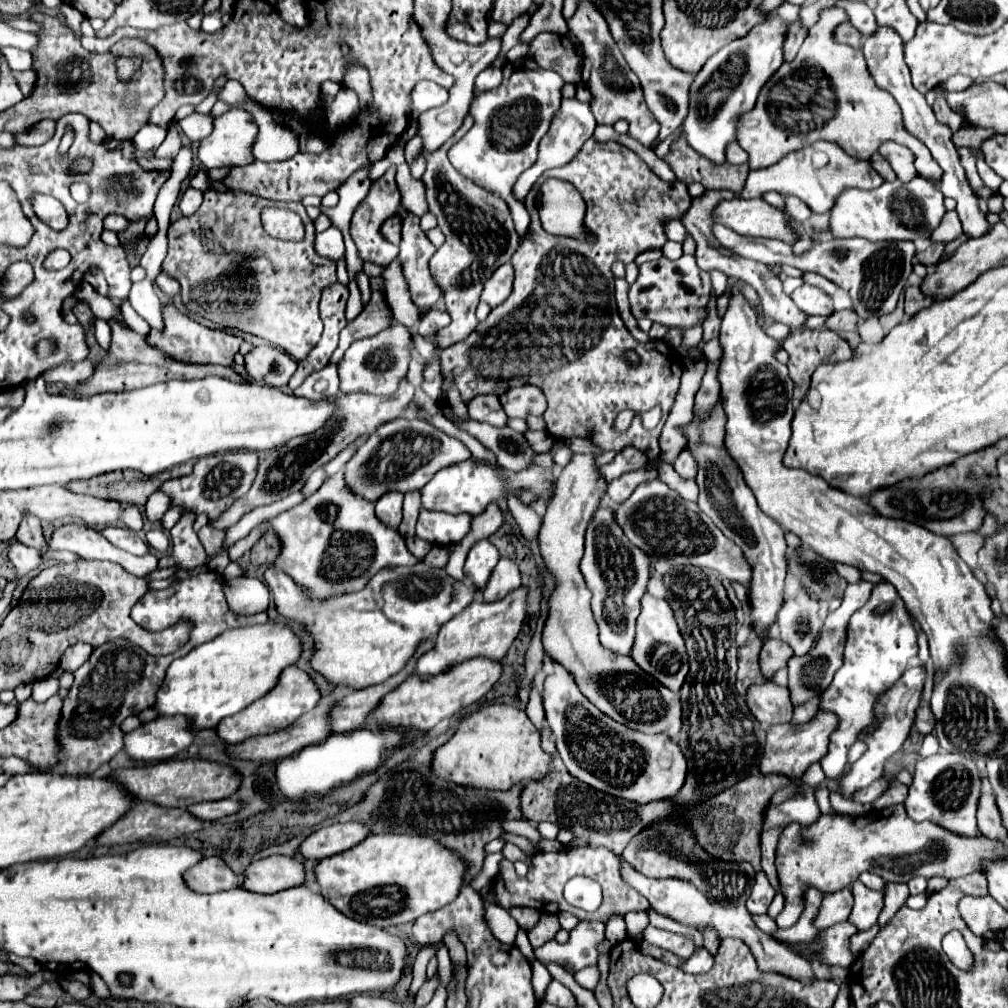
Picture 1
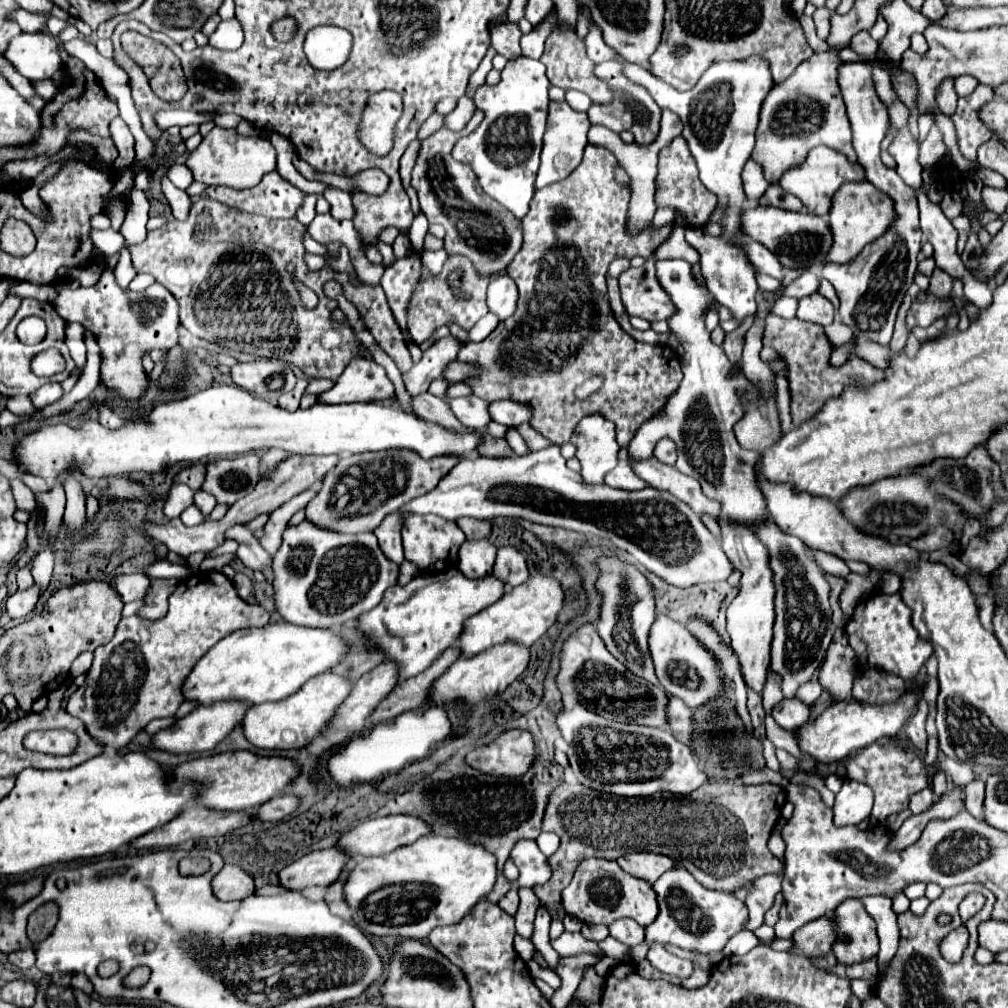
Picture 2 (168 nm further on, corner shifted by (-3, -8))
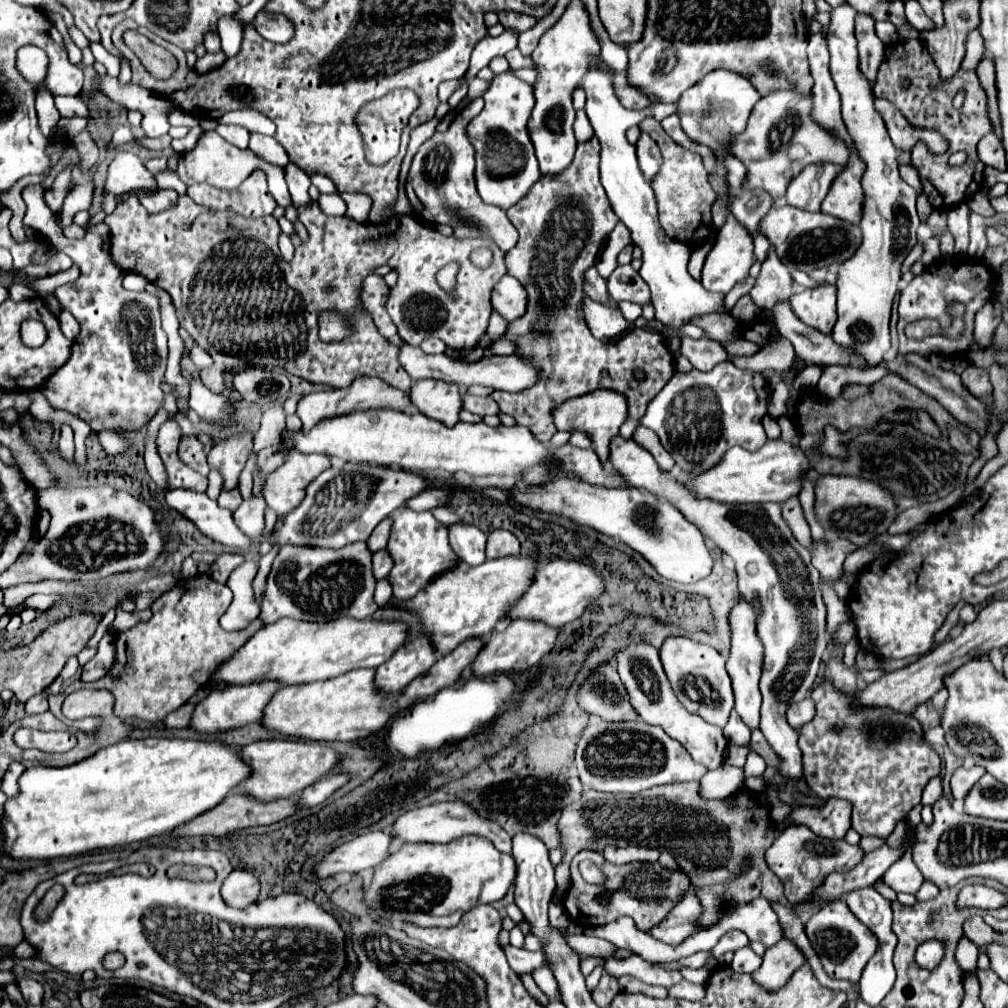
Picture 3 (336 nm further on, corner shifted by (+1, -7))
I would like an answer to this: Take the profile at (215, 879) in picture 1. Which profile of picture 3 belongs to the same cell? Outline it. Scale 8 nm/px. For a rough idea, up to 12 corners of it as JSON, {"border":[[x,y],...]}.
{"border":[[234,869],[220,895],[230,907],[246,907],[260,893],[258,879]]}

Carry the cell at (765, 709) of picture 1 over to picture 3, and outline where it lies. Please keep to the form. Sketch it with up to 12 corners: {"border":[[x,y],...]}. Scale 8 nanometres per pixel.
{"border":[[810,699],[786,709],[788,725],[802,729],[814,717]]}

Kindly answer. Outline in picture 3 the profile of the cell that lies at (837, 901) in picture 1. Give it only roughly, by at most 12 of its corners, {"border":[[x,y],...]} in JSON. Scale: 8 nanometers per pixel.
{"border":[[782,937],[766,951],[752,977],[774,991],[790,979],[806,957]]}

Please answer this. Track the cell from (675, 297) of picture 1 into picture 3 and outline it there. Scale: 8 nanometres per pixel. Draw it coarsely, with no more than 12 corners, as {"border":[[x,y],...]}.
{"border":[[618,265],[608,277],[616,303],[644,307],[652,301],[646,281],[632,265]]}

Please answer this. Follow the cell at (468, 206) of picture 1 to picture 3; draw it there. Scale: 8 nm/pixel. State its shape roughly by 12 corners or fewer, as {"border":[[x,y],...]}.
{"border":[[474,99],[414,155],[412,211],[504,253],[518,231],[474,183]]}

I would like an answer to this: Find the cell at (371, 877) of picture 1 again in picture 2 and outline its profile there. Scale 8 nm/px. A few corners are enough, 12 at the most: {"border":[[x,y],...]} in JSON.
{"border":[[426,836],[352,870],[352,920],[426,940],[496,884],[496,858]]}

